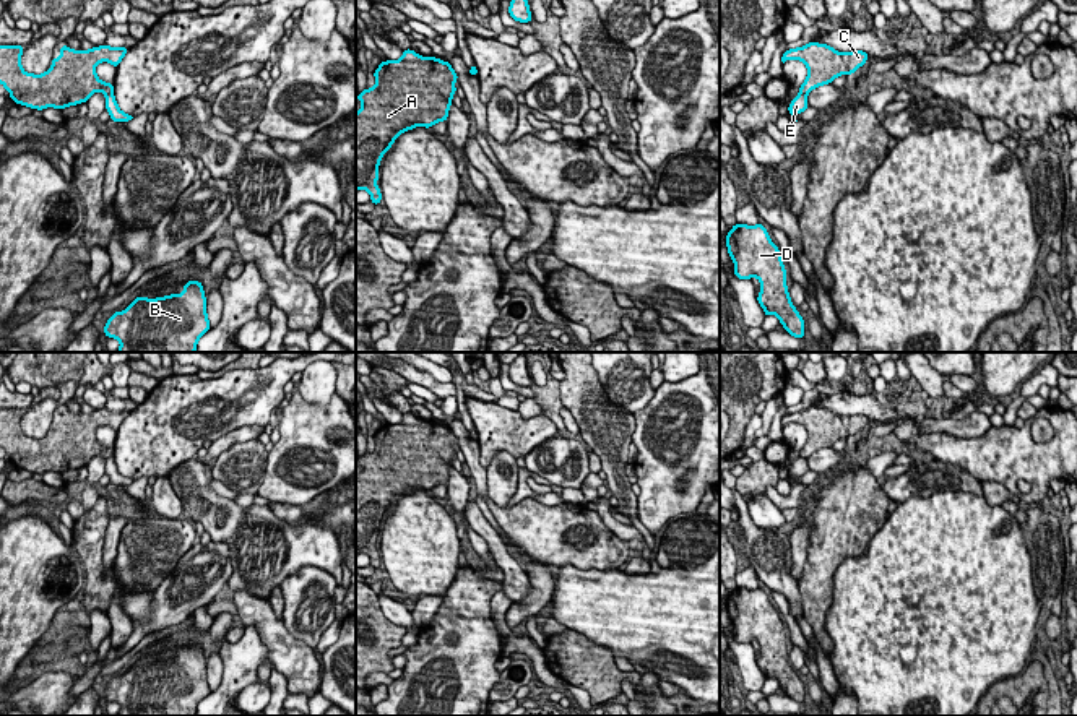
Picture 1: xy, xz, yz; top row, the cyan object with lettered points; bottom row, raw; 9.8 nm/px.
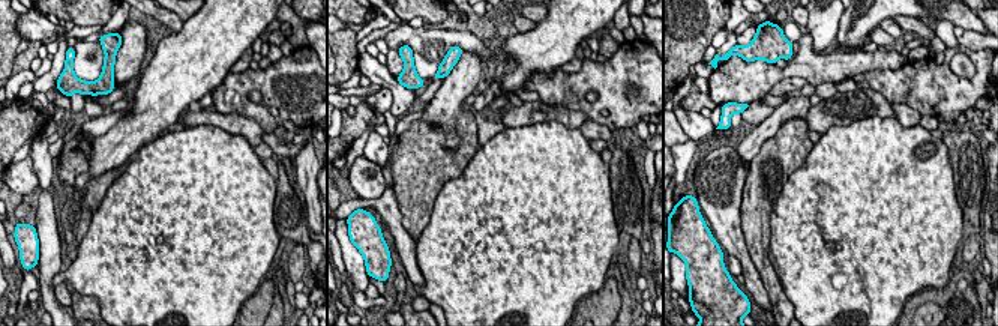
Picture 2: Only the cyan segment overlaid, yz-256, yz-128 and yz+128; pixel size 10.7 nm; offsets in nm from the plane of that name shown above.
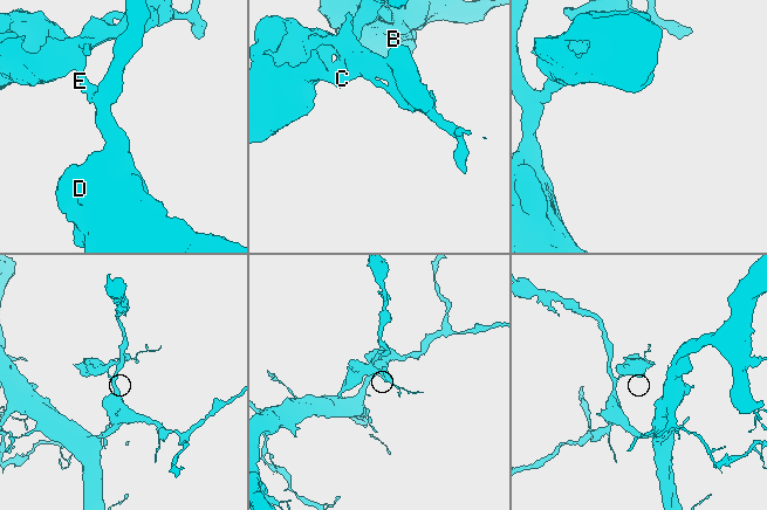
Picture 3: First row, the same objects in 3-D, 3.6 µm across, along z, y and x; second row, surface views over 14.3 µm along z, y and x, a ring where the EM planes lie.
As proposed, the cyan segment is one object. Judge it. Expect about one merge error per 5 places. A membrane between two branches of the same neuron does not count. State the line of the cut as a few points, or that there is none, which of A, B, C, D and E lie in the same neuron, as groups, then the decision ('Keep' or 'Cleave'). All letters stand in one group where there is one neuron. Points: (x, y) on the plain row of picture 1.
Split along yz (800, 455), (806, 458). Groups: A C / B D E. Cleave

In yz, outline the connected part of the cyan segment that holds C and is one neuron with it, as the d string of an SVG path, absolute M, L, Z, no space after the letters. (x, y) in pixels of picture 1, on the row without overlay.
M809 406L783 416L781 425L789 422L801 424L807 430L807 442L799 450L799 456L809 458L817 450L830 448L840 438L853 438L869 419L863 414L840 417L828 408Z

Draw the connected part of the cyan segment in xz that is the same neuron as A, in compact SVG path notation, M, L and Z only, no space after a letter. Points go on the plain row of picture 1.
M403 414L400 424L387 424L374 435L375 450L356 459L362 471L356 476L356 555L367 554L370 565L380 568L382 557L377 550L382 520L395 503L414 490L430 492L448 482L448 472L456 456L458 438L448 425L435 421L421 421L414 414Z

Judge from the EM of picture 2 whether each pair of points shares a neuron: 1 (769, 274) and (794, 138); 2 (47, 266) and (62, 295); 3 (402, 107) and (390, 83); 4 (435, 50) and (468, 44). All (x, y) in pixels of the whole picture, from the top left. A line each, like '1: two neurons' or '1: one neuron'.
1: one neuron
2: two neurons
3: one neuron
4: one neuron

